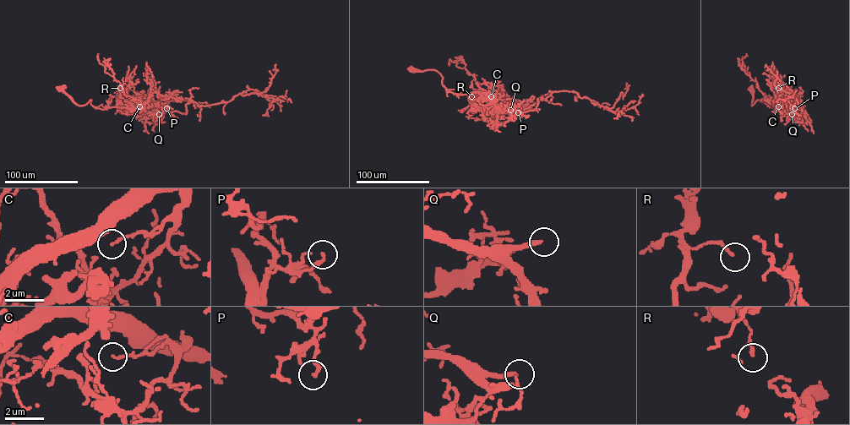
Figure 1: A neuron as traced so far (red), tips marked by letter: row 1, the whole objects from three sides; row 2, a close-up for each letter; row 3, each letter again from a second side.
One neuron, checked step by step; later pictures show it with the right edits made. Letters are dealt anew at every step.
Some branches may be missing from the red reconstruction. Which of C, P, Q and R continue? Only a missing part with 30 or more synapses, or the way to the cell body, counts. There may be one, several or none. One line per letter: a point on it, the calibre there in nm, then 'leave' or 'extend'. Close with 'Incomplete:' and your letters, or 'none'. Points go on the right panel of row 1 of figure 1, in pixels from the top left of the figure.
C: place (778, 106); calibre 120 nm; leave
P: place (794, 108); calibre 170 nm; leave
Q: place (792, 114); calibre 220 nm; extend
R: place (778, 88); calibre 150 nm; leave
Incomplete: Q

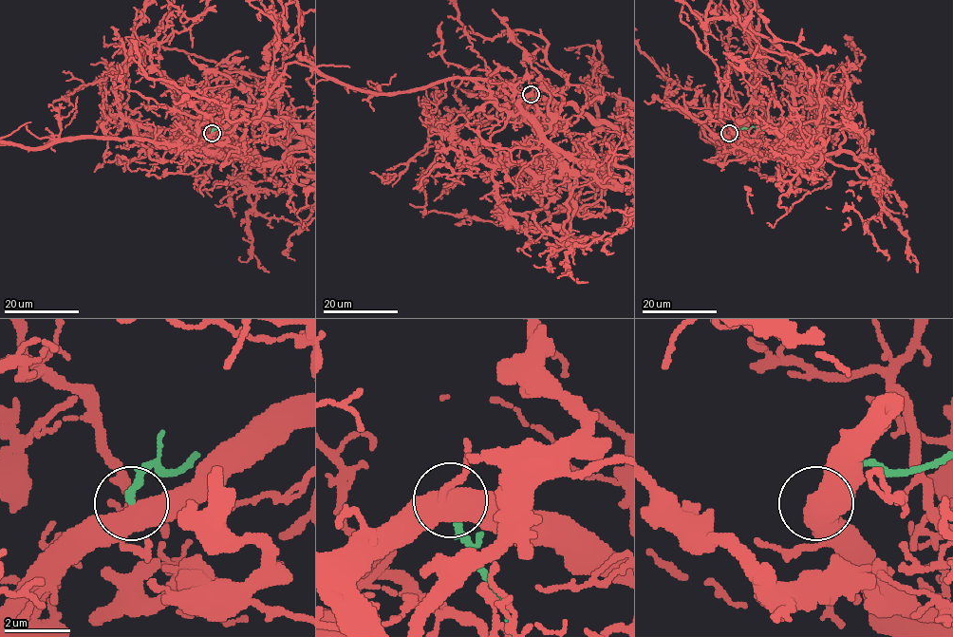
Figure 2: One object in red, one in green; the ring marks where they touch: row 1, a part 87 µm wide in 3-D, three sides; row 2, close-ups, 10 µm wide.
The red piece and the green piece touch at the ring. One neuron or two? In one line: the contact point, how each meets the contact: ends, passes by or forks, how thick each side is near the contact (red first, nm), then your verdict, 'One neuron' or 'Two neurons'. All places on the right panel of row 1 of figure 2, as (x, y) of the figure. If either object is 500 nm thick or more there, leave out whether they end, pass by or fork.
Place: (729, 133). At the ring red forks. At the ring green ends. Thickness 480 nm (red) against 170 nm. Two neurons

